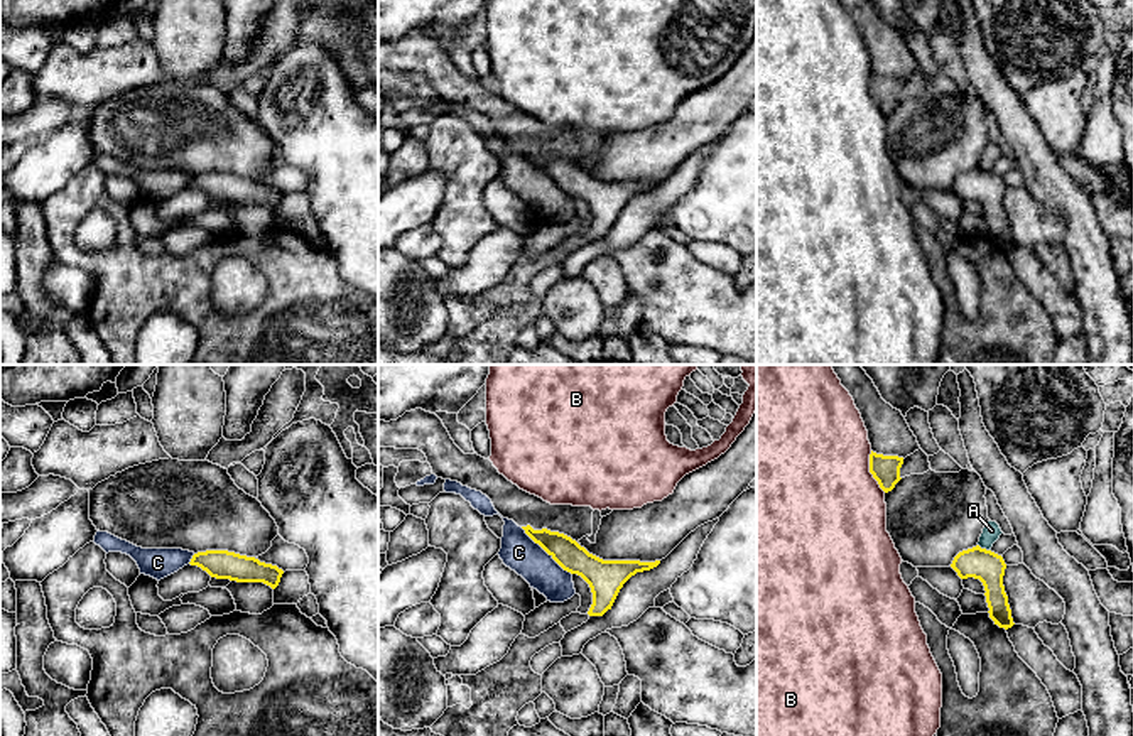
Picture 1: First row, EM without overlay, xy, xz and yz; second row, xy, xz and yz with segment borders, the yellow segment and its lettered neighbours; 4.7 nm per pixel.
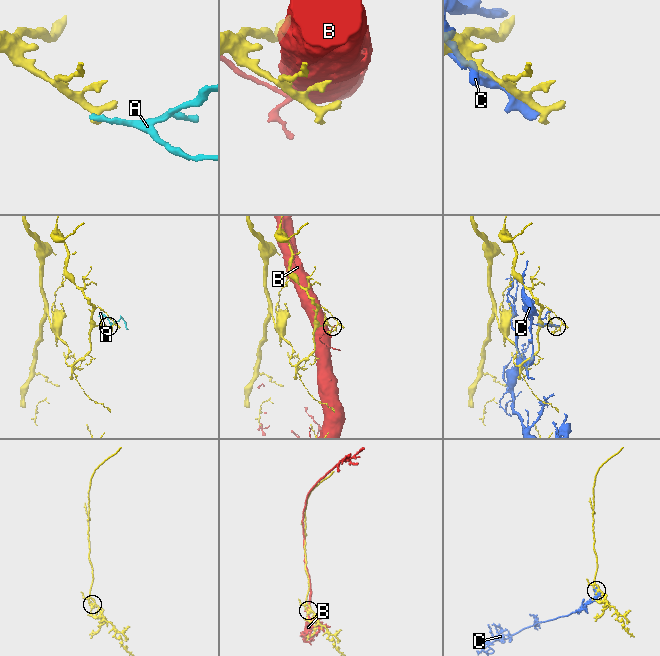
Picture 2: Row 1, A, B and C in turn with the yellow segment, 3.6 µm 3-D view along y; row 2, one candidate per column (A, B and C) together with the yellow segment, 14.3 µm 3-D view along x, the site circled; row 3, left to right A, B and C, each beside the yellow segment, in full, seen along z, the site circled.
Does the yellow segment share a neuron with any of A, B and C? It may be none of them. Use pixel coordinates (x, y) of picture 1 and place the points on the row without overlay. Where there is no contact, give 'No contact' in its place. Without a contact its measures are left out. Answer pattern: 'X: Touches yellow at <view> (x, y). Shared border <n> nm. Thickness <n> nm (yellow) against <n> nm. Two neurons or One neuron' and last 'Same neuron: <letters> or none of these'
A: Touches yellow at yz (985, 171). Shared border 70 nm. Thickness 150 nm (yellow) against 90 nm. Two neurons
B: Touches yellow at yz (870, 93). Shared border 220 nm. Thickness 140 nm (yellow) against 500 nm. Two neurons
C: Touches yellow at xz (546, 173). Shared border 340 nm. Thickness 140 nm (yellow) against 170 nm. Two neurons
Same neuron: none of these

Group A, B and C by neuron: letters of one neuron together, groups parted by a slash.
A C / B

